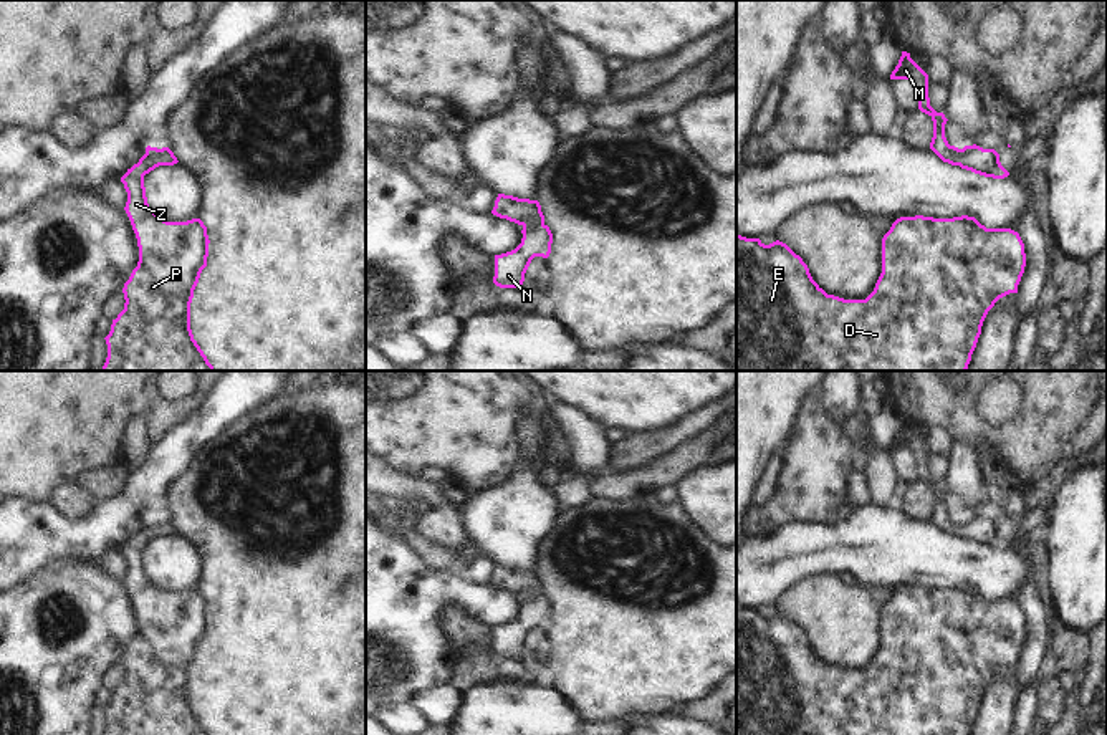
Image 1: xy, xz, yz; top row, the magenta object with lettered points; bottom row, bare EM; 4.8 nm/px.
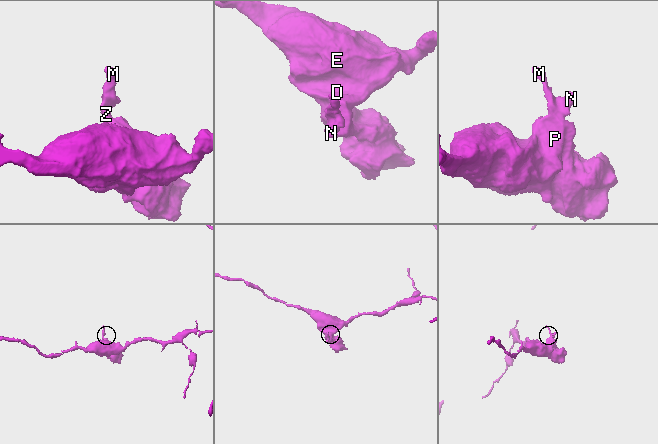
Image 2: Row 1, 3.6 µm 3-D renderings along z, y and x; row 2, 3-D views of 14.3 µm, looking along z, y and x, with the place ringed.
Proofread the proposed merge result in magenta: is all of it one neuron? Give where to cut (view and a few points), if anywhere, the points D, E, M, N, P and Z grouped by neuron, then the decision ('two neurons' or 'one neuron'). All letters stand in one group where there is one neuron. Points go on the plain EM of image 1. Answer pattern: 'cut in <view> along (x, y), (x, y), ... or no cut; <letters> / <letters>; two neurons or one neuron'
no cut; D E M N P Z; one neuron

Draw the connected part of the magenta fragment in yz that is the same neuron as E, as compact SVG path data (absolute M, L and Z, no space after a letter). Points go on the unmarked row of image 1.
M968 586L953 589L900 588L882 609L882 644L874 662L865 670L844 670L827 665L812 651L803 629L786 614L776 611L764 616L760 609L736 606L736 735L970 735L988 682L999 669L1018 664L1024 637L1024 614L1019 604L1011 599L986 599Z

